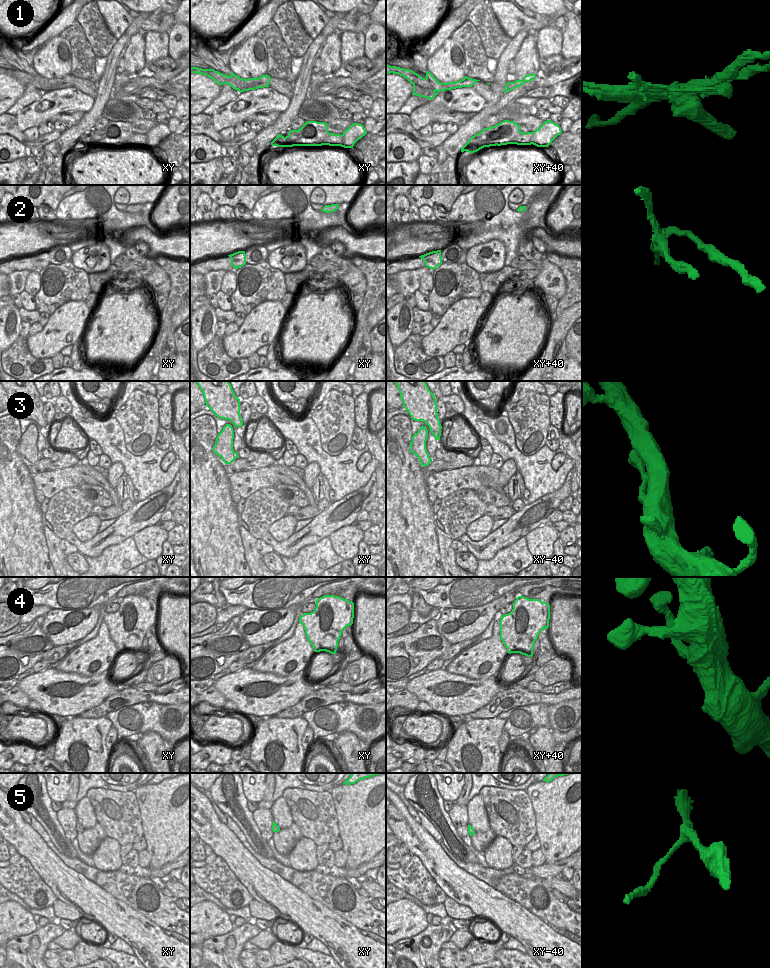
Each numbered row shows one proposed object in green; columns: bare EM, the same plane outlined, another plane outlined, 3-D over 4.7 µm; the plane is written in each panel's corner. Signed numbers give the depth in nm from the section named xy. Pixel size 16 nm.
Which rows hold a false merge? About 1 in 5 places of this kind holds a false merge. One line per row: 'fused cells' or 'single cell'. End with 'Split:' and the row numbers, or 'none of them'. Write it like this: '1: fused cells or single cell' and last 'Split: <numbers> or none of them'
1: fused cells
2: fused cells
3: single cell
4: single cell
5: single cell
Split: 1, 2

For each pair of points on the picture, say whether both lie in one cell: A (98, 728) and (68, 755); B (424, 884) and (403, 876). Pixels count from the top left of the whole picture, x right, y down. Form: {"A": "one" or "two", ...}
{"A": "one", "B": "one"}

